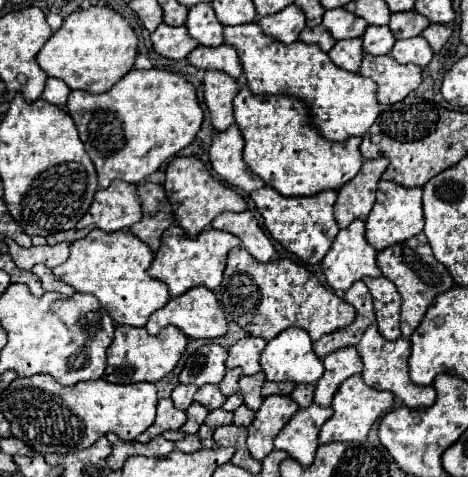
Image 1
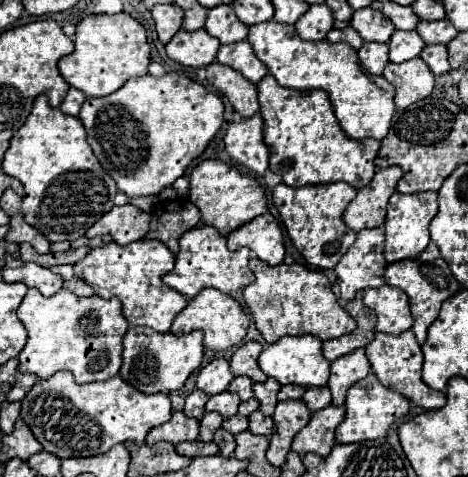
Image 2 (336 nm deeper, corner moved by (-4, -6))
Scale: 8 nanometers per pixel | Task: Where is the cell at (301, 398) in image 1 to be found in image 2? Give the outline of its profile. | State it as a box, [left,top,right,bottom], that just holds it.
[303,385,331,413]

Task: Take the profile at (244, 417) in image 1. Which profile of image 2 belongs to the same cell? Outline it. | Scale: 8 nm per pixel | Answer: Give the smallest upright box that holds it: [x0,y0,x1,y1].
[249,411,273,437]

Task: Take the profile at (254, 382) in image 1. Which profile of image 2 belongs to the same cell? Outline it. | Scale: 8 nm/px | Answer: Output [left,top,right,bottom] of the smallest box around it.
[255,379,281,415]

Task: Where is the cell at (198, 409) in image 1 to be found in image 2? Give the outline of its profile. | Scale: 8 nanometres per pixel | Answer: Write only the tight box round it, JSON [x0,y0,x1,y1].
[199,413,223,443]

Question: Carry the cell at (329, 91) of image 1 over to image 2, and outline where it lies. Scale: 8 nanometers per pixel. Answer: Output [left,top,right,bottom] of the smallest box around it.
[247,21,395,141]

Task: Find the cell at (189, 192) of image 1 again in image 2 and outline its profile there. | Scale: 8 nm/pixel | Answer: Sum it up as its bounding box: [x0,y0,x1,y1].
[189,159,267,237]

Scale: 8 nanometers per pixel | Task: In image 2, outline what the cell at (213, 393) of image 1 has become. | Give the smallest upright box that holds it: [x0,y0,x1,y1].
[205,391,241,419]

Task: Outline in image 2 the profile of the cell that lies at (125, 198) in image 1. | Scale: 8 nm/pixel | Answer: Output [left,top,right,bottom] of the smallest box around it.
[85,205,149,245]

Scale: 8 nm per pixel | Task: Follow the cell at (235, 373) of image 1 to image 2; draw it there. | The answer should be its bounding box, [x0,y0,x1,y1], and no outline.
[229,377,253,401]

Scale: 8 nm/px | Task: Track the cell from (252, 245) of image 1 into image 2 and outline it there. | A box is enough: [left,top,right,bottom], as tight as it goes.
[227,213,285,265]

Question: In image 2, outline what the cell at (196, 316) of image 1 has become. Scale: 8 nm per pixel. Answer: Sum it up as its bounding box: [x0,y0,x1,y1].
[171,289,249,351]

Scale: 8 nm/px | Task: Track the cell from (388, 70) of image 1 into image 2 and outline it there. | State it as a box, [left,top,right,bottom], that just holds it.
[383,57,433,109]

